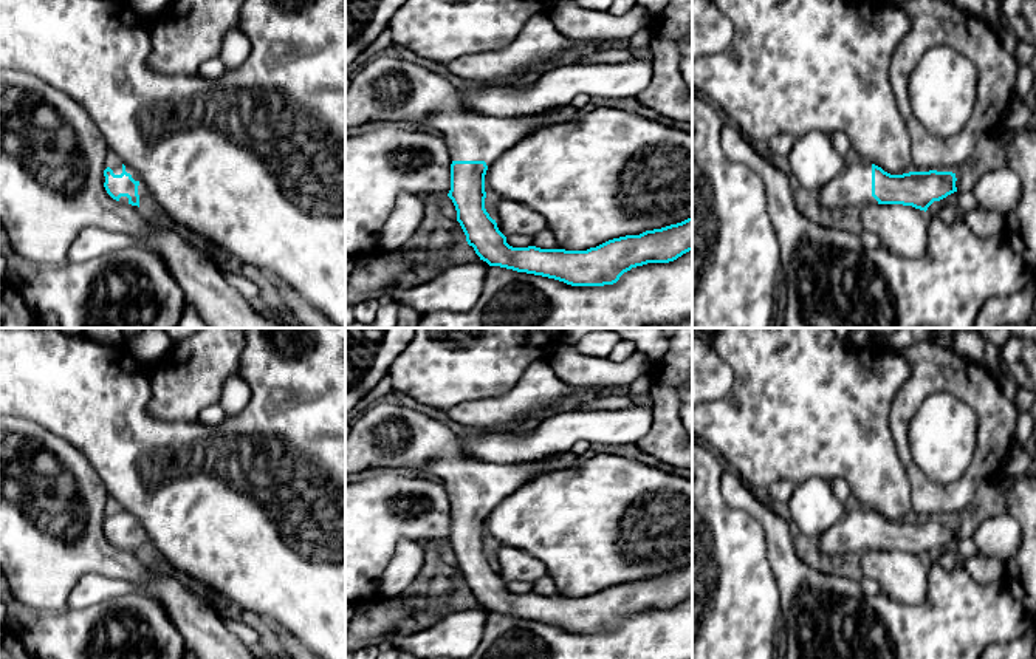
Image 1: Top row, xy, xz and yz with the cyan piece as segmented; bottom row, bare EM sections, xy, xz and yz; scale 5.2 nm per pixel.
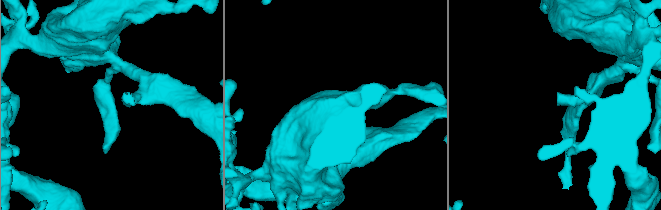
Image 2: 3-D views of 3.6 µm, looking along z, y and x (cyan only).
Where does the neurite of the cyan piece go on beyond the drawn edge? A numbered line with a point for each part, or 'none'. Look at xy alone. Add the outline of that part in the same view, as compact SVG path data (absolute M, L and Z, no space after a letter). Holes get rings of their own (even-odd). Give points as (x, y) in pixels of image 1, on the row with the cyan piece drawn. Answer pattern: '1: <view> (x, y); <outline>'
1: xy (143, 192); M125 166L125 172L130 173L135 181L139 183L138 186L139 206L144 206L149 201L149 190L146 183L141 179L141 175L136 173L132 167Z

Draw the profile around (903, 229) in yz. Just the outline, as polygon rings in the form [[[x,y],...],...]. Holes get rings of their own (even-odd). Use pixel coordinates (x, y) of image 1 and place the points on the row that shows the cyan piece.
[[[903,204],[859,206],[863,229],[875,234],[884,249],[903,258],[920,258],[928,248],[929,218],[925,210]]]

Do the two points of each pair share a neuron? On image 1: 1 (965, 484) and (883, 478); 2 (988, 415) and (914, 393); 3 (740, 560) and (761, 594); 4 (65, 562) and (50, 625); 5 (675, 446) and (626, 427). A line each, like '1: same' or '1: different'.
1: different
2: same
3: same
4: different
5: different

